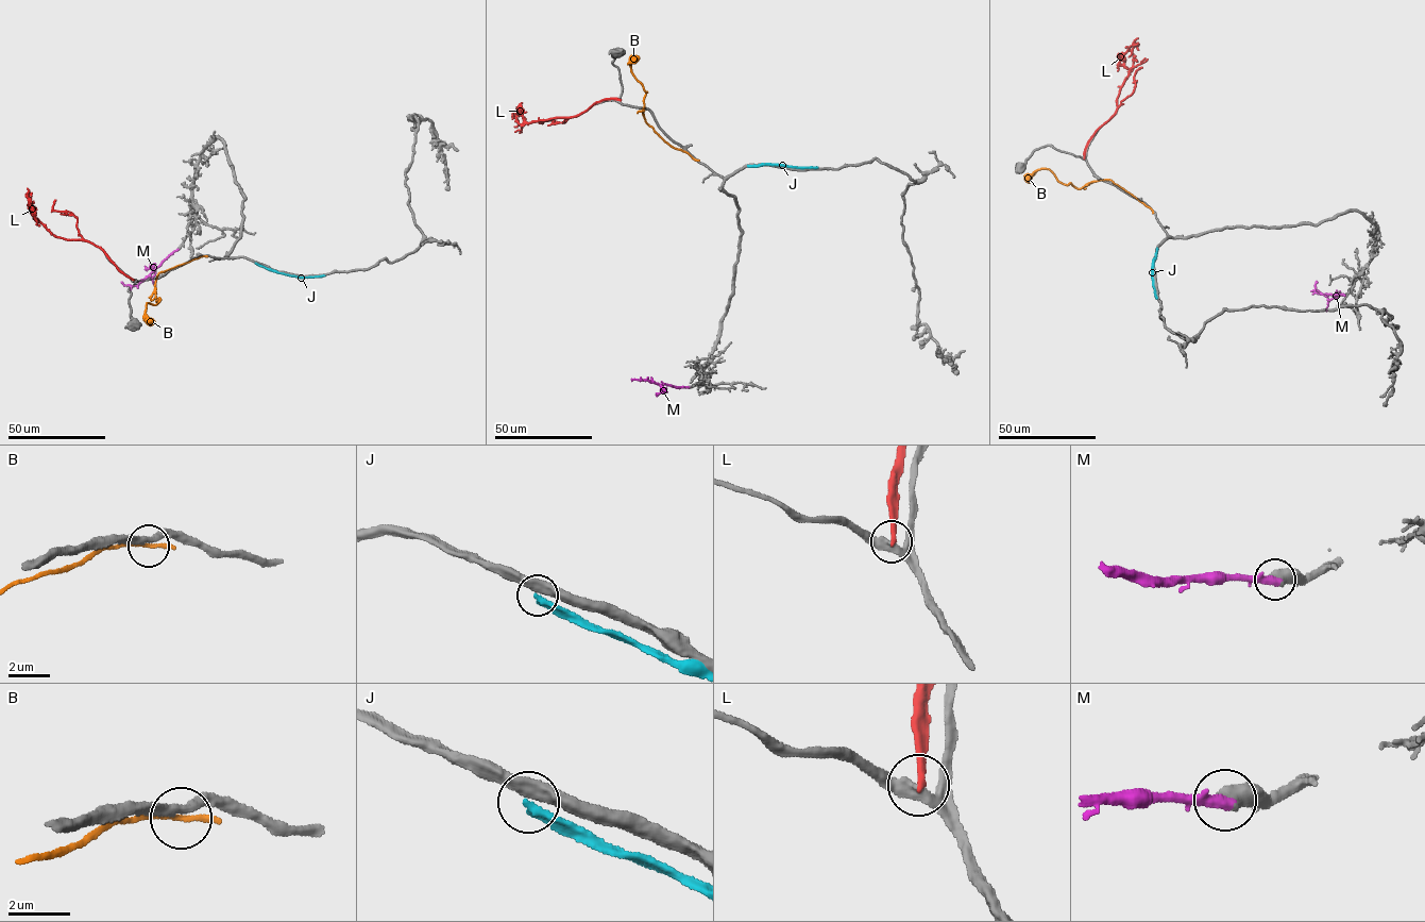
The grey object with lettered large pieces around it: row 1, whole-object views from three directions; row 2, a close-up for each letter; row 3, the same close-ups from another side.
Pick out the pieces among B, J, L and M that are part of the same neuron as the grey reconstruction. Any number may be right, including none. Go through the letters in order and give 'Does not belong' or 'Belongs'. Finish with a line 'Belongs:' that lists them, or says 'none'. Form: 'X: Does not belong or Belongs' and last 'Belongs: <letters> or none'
B: Does not belong
J: Does not belong
L: Does not belong
M: Belongs
Belongs: M

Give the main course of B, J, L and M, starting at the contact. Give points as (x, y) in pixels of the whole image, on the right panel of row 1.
B: (1152, 212), (1112, 181), (1091, 181), (1076, 188), (1070, 183), (1063, 184), (1045, 168), (1034, 171), (1025, 181)
J: (1156, 248), (1152, 268), (1156, 298)
L: (1084, 157), (1086, 145), (1114, 114), (1116, 99), (1129, 70), (1122, 54), (1137, 38)
M: (1344, 295), (1317, 292), (1317, 281)

